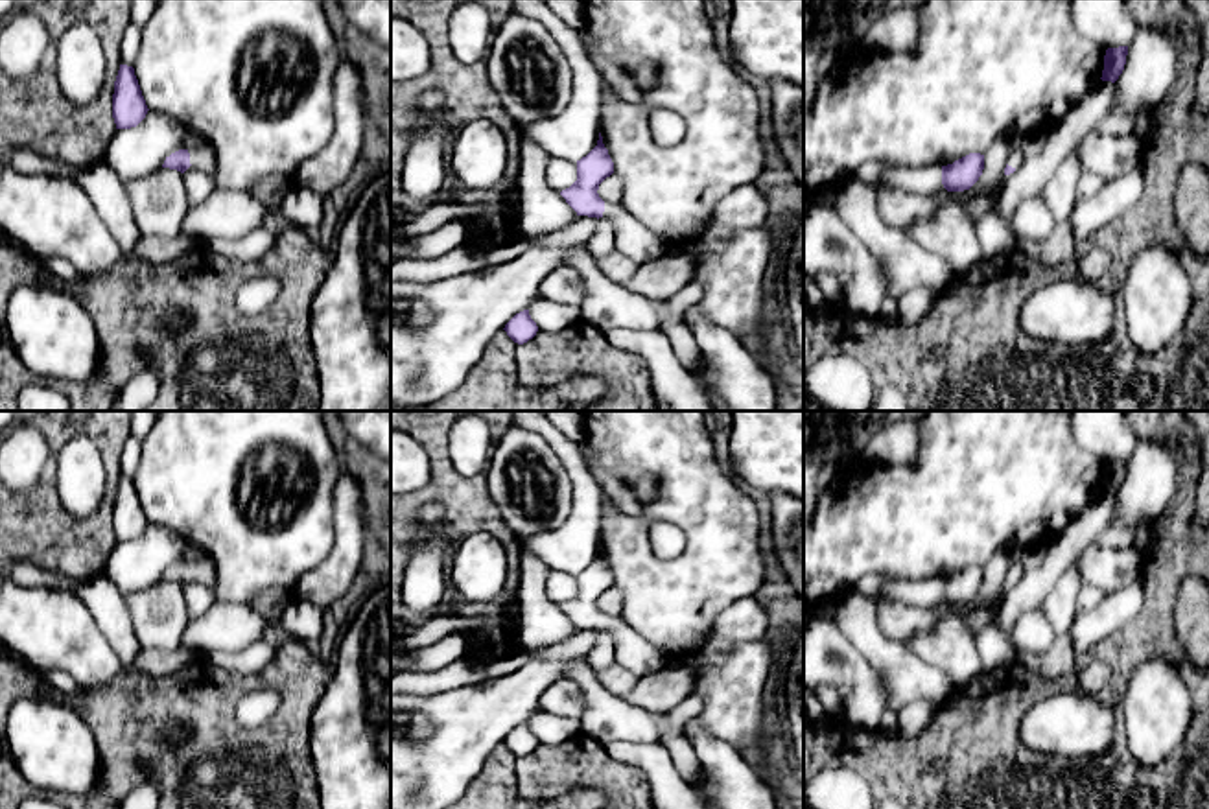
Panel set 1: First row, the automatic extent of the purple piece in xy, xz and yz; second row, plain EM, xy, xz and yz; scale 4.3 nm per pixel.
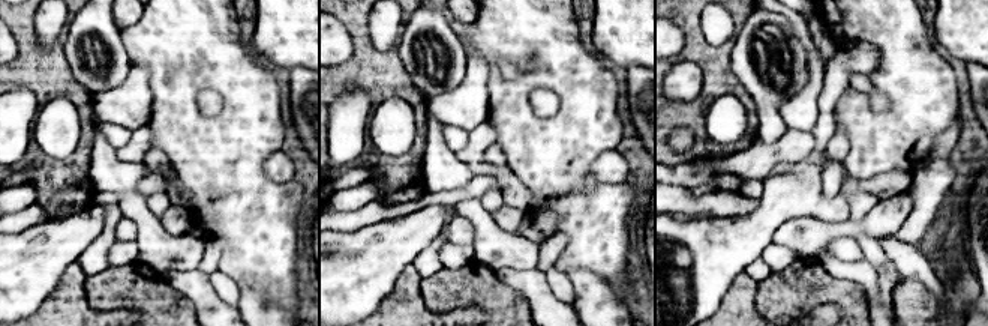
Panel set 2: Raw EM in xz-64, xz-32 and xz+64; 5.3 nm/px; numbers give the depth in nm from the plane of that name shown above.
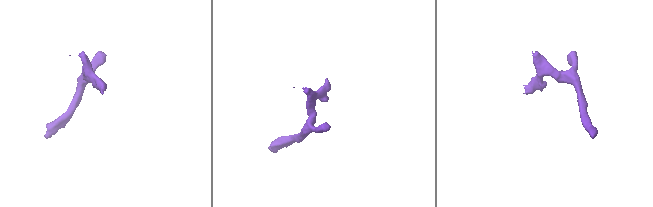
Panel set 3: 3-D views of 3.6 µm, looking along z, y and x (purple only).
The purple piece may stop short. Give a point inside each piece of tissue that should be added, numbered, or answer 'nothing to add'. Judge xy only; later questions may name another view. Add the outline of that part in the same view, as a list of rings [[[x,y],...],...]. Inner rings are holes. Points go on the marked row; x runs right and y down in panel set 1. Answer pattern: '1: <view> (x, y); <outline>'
1: xy (203, 157); [[[199,140],[190,153],[190,164],[197,168],[199,171],[205,171],[208,175],[214,175],[216,171],[216,151],[212,146],[205,140]]]

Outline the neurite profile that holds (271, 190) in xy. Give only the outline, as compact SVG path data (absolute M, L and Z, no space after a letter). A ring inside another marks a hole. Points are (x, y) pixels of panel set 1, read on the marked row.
M271 175L267 179L262 179L249 193L273 214L280 212L282 199L293 182L295 179L282 179L278 175Z

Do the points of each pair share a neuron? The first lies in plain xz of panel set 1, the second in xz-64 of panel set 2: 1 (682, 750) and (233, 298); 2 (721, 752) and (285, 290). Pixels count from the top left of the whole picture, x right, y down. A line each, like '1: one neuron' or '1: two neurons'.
1: one neuron
2: two neurons

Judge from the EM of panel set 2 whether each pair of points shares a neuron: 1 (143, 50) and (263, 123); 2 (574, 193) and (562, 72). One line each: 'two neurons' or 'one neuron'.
1: one neuron
2: one neuron

